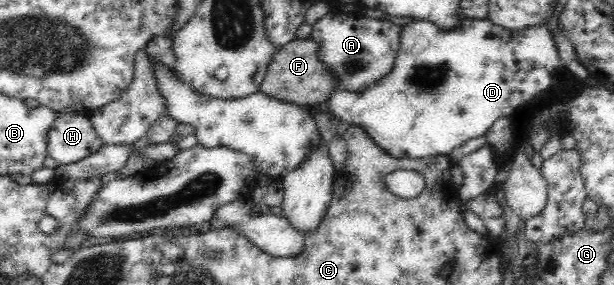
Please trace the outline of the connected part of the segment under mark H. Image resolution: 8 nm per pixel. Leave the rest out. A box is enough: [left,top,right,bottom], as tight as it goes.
[48,114,103,164]

